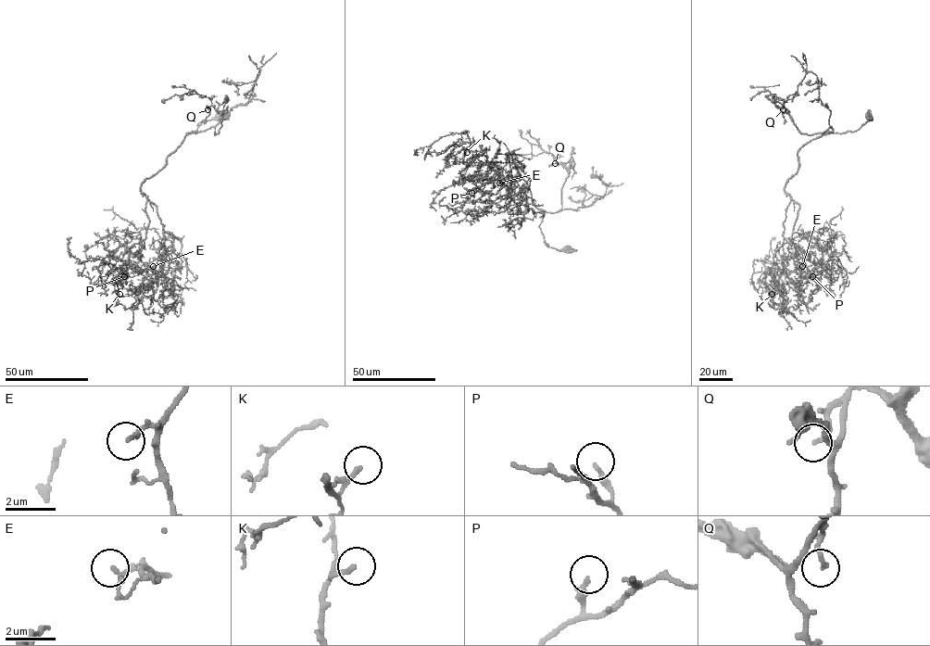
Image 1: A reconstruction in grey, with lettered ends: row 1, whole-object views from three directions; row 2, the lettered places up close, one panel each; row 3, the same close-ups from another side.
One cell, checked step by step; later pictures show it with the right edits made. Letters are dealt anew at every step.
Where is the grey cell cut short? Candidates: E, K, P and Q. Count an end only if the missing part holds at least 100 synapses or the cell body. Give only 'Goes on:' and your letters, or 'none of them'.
Goes on: none of them

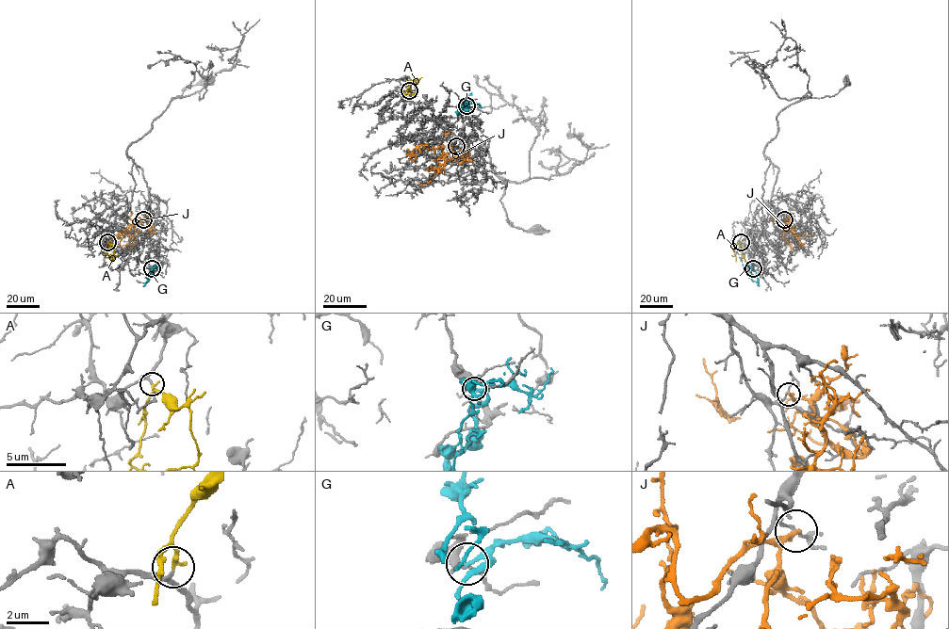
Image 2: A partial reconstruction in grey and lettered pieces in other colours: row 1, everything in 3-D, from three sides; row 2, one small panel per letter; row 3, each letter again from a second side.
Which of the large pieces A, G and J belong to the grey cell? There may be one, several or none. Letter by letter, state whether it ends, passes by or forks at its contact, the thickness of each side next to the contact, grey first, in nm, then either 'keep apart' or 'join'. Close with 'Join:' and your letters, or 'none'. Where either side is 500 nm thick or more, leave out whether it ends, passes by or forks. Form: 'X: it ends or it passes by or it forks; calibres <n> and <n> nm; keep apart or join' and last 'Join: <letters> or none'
A: it ends; calibres 140 and 240 nm; join
G: it ends; calibres 160 and 200 nm; keep apart
J: it ends; calibres 110 and 240 nm; keep apart
Join: A

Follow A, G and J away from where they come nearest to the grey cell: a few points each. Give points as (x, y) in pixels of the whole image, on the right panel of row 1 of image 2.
A: (741, 242), (732, 246), (736, 261)
G: (752, 268), (757, 277), (743, 264)
J: (784, 219), (789, 226), (784, 224), (787, 231), (782, 235), (795, 251)

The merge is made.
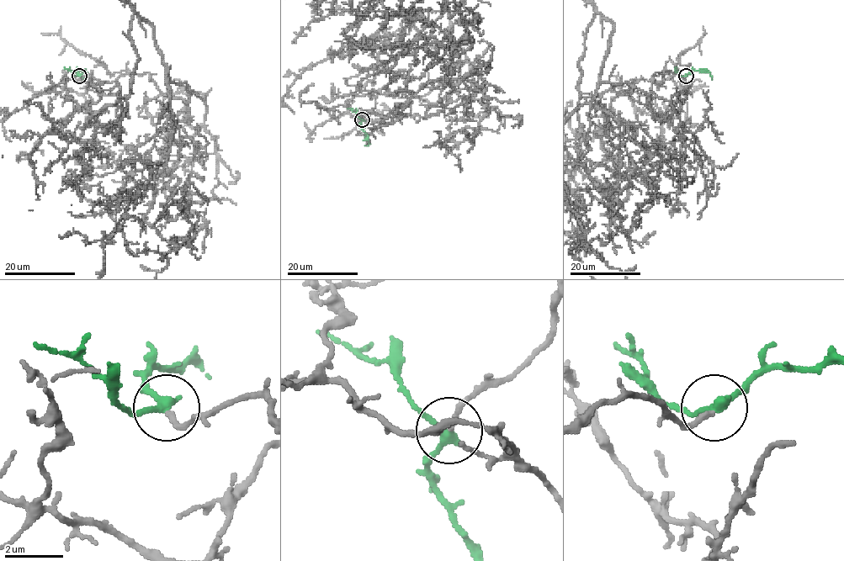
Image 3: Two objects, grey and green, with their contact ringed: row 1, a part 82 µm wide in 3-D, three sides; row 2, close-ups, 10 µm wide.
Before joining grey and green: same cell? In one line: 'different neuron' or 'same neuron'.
same neuron

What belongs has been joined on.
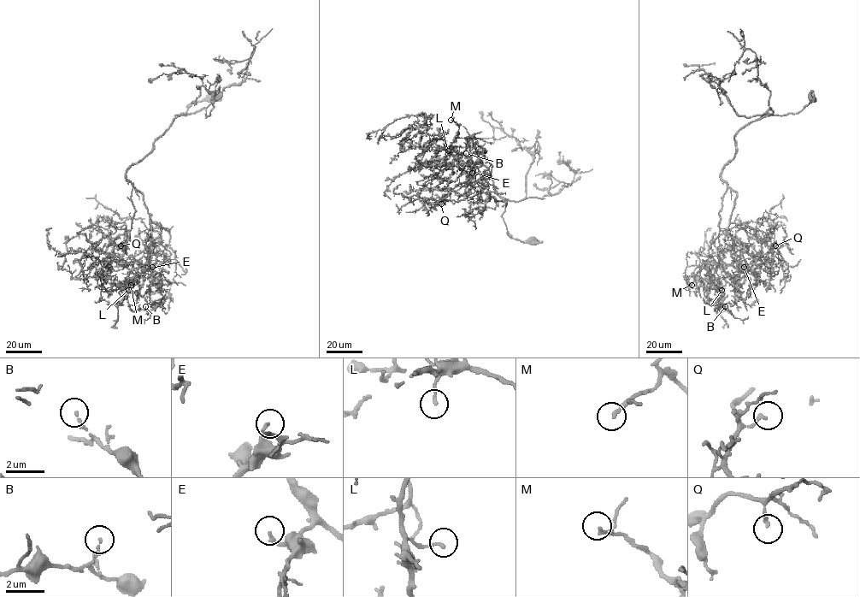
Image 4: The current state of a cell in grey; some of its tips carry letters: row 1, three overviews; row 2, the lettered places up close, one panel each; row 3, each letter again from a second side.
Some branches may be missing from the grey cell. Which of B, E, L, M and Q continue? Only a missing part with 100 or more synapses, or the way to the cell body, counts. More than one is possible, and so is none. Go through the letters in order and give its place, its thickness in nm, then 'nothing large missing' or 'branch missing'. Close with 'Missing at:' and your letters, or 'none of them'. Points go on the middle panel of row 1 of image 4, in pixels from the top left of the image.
B: place (466, 153); calibre 120 nm; nothing large missing
E: place (472, 173); calibre 140 nm; nothing large missing
L: place (448, 150); calibre 120 nm; nothing large missing
M: place (450, 120); calibre 130 nm; branch missing
Q: place (441, 203); calibre 160 nm; nothing large missing
Missing at: M

